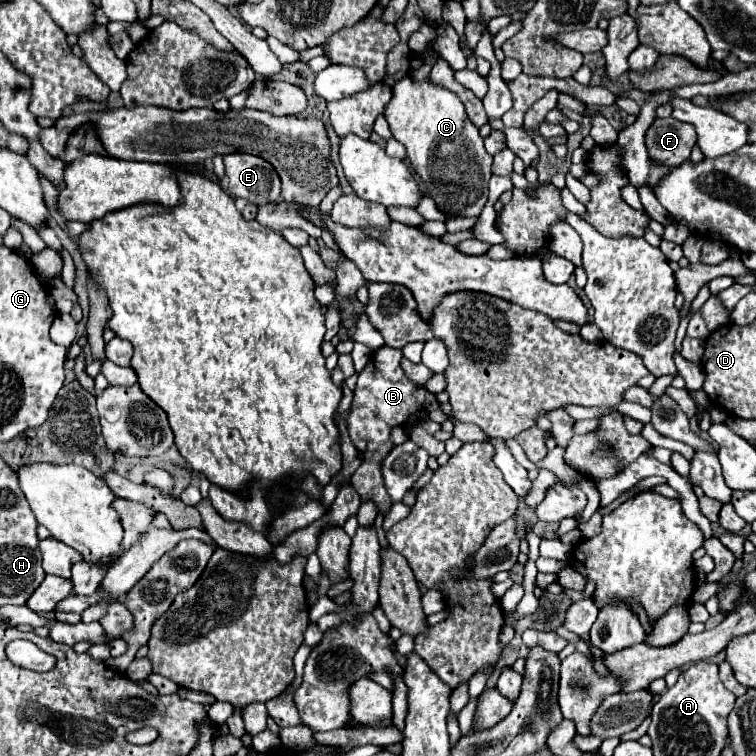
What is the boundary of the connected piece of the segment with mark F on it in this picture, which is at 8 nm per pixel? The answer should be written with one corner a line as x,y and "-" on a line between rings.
656,118
646,132
646,146
650,156
668,168
676,168
688,160
694,144
694,126
682,124
674,118

